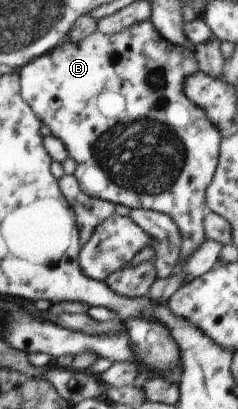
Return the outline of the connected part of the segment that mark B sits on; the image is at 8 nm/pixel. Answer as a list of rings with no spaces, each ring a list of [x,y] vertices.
[[[149,19],[139,21],[139,23],[135,23],[135,25],[131,25],[131,27],[115,34],[105,35],[96,30],[79,43],[66,41],[59,47],[53,48],[49,53],[44,53],[30,61],[18,71],[20,73],[20,92],[23,99],[29,104],[39,121],[49,127],[52,135],[63,142],[69,153],[69,158],[73,158],[77,163],[74,176],[77,178],[80,188],[87,195],[109,201],[109,203],[121,204],[131,208],[140,207],[141,209],[158,211],[169,215],[177,223],[181,239],[183,239],[178,263],[187,262],[206,240],[203,231],[203,219],[205,215],[209,215],[212,211],[205,203],[205,194],[217,169],[220,143],[222,142],[221,131],[217,129],[217,125],[213,125],[209,121],[207,113],[201,107],[195,105],[184,92],[184,83],[187,77],[200,71],[195,52],[189,51],[185,47],[179,47],[179,45],[173,45],[171,41],[165,41]]]

